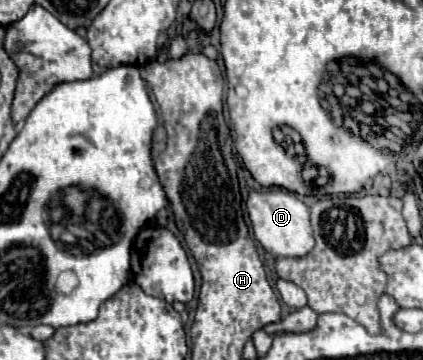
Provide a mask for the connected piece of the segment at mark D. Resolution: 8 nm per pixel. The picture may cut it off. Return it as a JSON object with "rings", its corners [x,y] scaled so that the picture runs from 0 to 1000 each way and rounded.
{"rings":[[[676,528],[591,533],[586,589],[605,667],[648,717],[719,717],[742,689],[742,656],[733,628],[733,578],[704,556],[700,539]]]}

